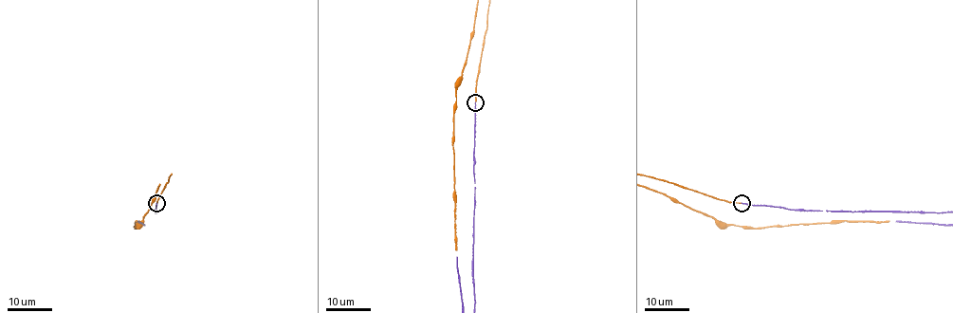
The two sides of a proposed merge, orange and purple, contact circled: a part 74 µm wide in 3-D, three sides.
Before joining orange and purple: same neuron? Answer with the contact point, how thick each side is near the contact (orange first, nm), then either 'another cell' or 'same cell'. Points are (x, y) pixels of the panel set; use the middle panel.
at (475, 102); 150 nm thick on the orange side, 160 nm on the other; same cell

